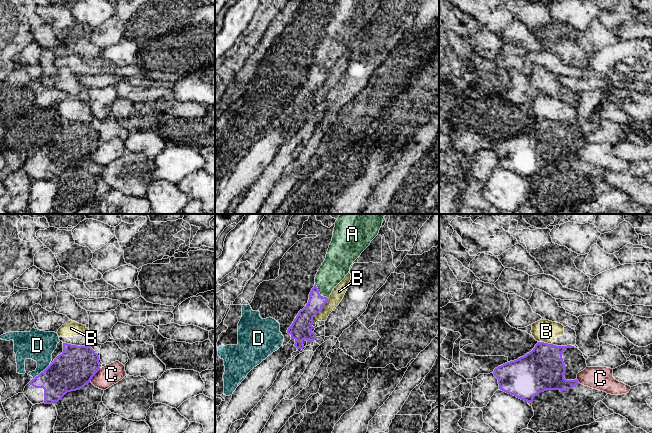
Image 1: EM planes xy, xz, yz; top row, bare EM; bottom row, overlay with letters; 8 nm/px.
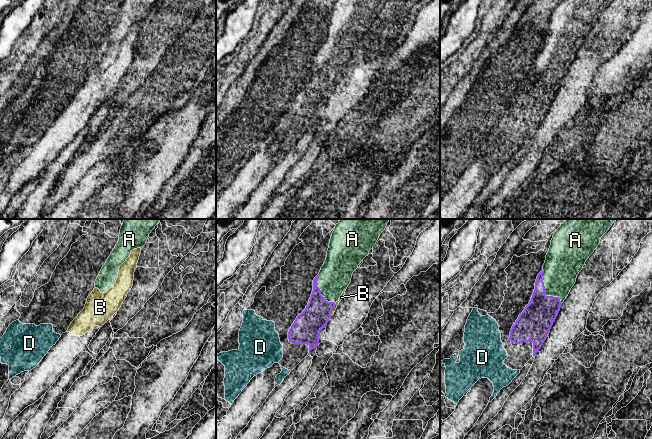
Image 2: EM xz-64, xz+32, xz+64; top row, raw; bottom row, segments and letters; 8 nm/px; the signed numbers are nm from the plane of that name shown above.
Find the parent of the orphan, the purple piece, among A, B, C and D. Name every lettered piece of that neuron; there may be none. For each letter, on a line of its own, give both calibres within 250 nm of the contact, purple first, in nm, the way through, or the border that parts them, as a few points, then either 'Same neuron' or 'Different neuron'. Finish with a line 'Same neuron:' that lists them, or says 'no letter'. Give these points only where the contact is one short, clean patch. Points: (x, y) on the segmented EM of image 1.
A: Thickness 140 nm (purple) against 220 nm. Same neuron
B: Thickness 180 nm (purple) against 100 nm. Boundary: xz (328, 298), (324, 307), (313, 317), (312, 326). Different neuron
C: Thickness 320 nm (purple) against 160 nm. Different neuron
D: Thickness 320 nm (purple) against 240 nm. Boundary: xy (50, 364), (32, 379). Different neuron
Same neuron: A

